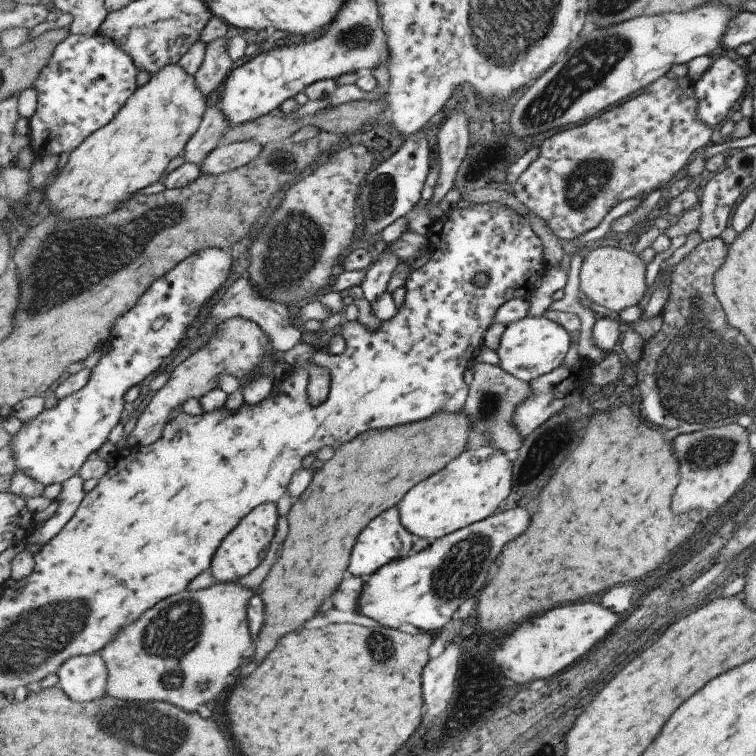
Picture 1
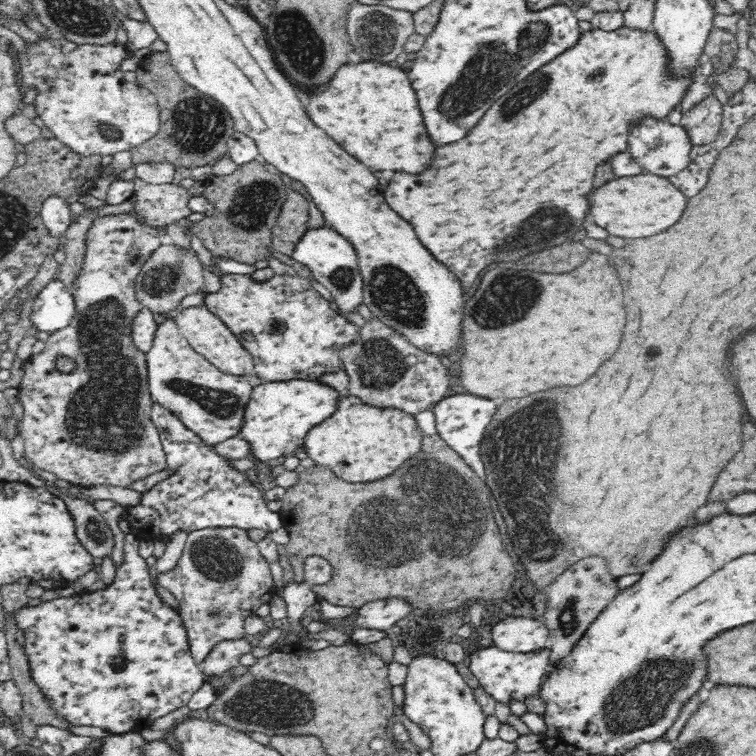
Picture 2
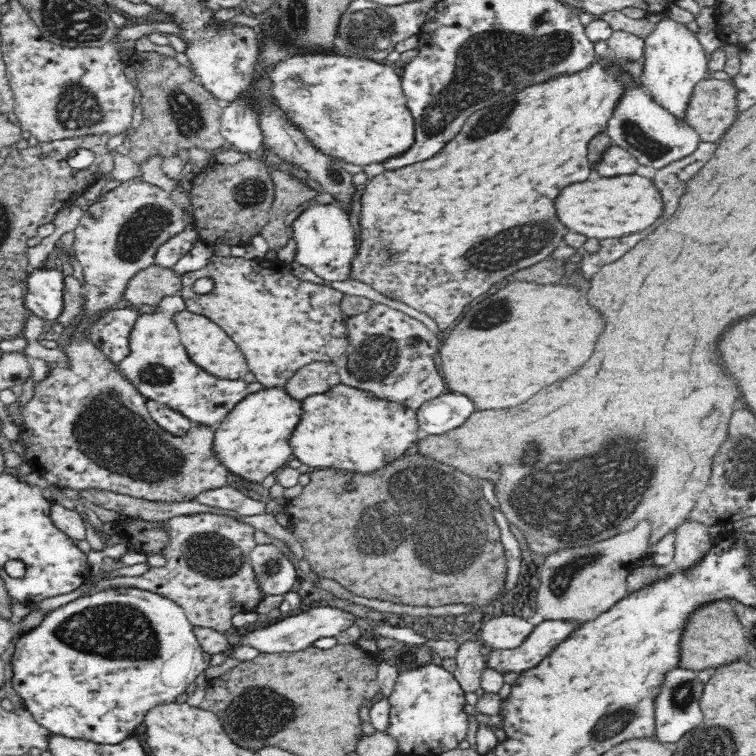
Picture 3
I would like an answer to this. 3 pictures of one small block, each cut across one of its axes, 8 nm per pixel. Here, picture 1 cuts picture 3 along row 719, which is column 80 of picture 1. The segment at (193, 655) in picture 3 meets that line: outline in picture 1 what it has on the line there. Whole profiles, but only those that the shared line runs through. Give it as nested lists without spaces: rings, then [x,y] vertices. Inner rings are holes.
[[[73,34],[61,42],[51,64],[35,82],[39,96],[37,112],[31,120],[31,147],[35,156],[73,153],[94,132],[107,126],[123,110],[137,88],[139,67],[127,51],[102,34]]]

